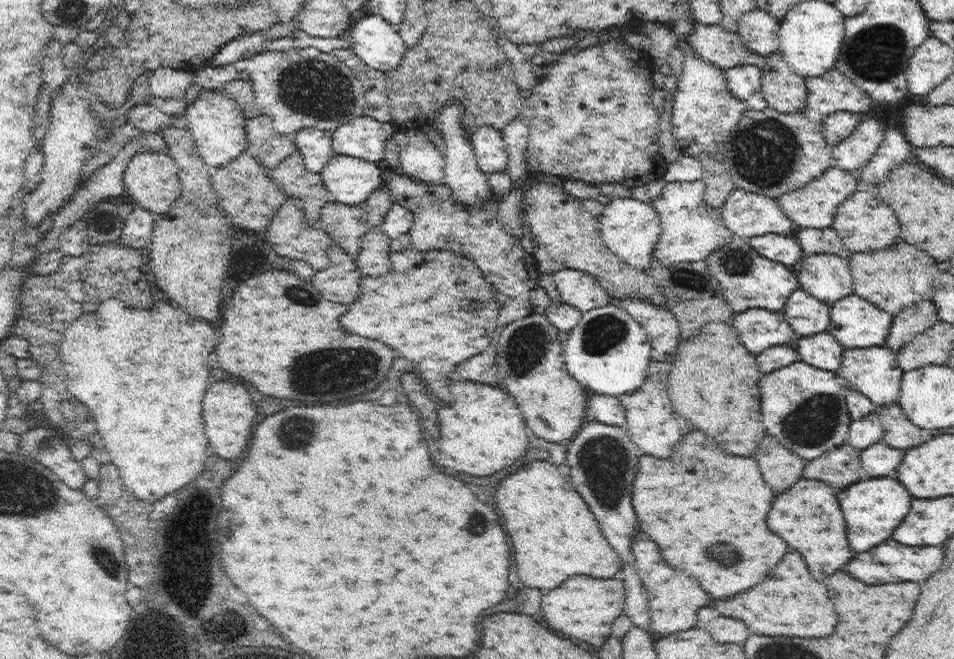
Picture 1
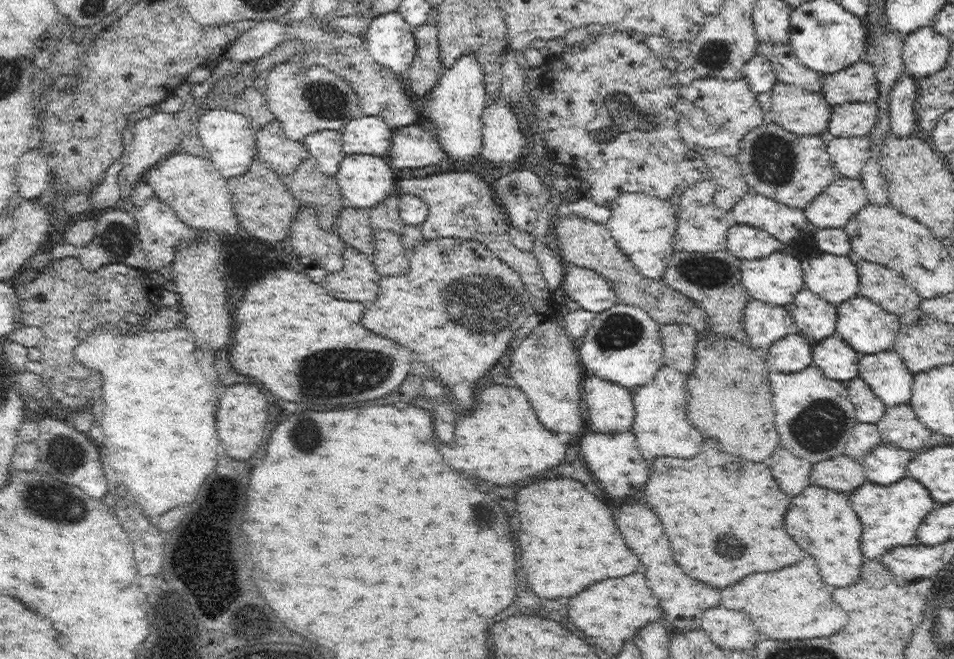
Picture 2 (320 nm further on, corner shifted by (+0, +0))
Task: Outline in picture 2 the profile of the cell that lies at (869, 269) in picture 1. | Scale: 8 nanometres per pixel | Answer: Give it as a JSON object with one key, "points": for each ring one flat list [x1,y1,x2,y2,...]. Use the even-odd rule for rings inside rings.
{"points":[[864,259,855,265,859,277,858,295,869,298,898,317,919,307,920,295,908,286,904,275]]}

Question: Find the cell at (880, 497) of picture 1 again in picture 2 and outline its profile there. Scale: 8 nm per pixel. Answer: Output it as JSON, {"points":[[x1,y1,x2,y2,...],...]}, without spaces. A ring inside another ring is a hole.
{"points":[[902,478,896,484,880,486,866,482,850,494,850,506,862,520,862,552,866,558,876,558,898,546,914,546,916,530,928,512,934,508,928,490,912,478]]}

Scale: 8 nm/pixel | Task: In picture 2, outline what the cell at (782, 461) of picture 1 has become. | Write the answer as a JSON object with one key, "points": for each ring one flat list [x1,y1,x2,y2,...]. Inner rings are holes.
{"points":[[778,448,772,456,770,470,778,480,786,496,798,496,810,484,810,470,813,464,808,460,796,458,792,452]]}

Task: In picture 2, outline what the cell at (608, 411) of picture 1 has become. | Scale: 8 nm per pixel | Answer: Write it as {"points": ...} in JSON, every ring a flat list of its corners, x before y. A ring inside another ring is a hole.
{"points":[[593,374,585,380,584,390,589,414,586,430,602,434,631,430,635,410,629,389]]}

